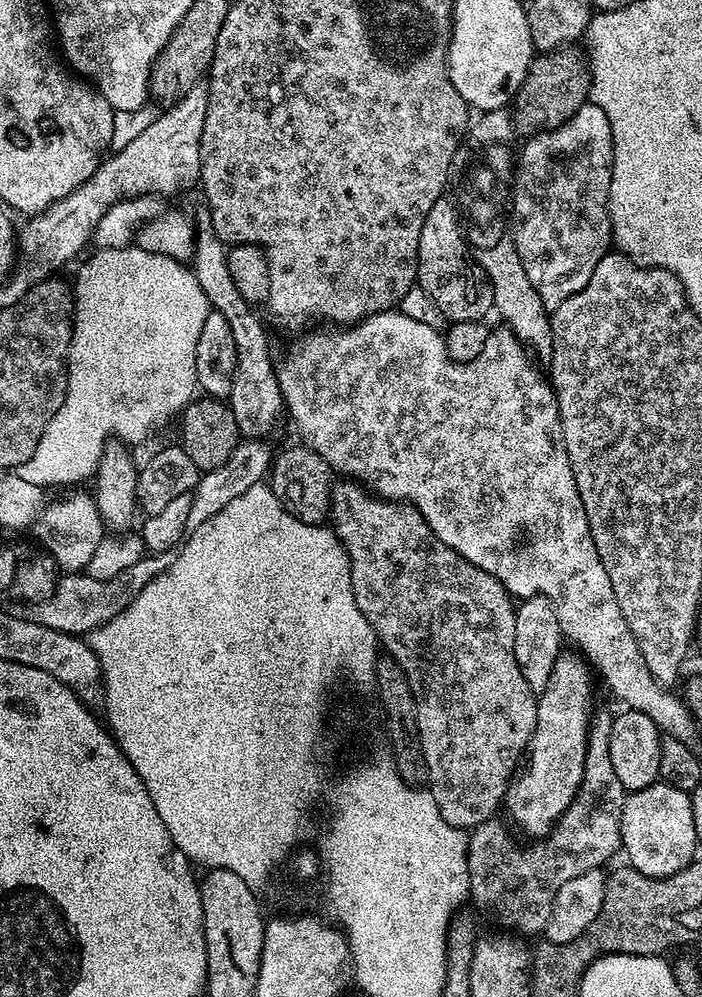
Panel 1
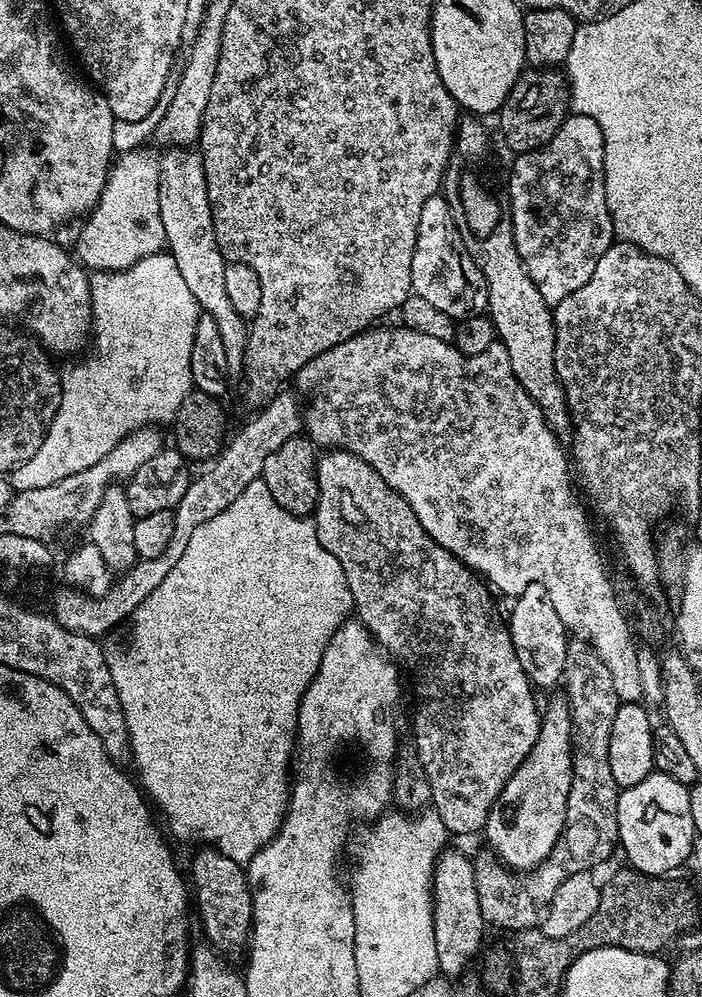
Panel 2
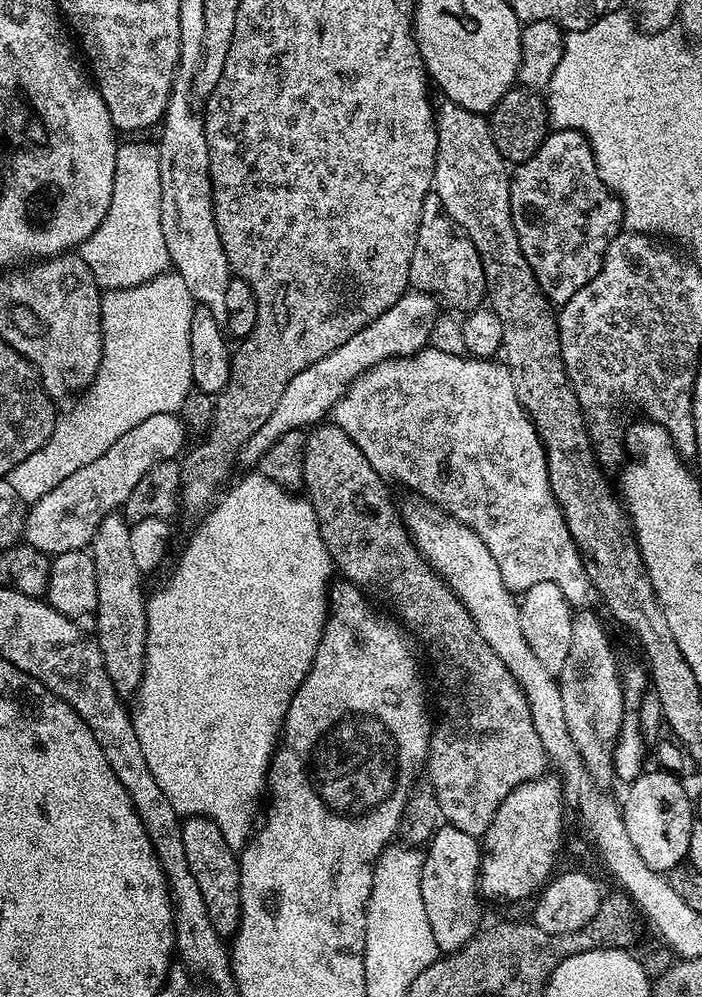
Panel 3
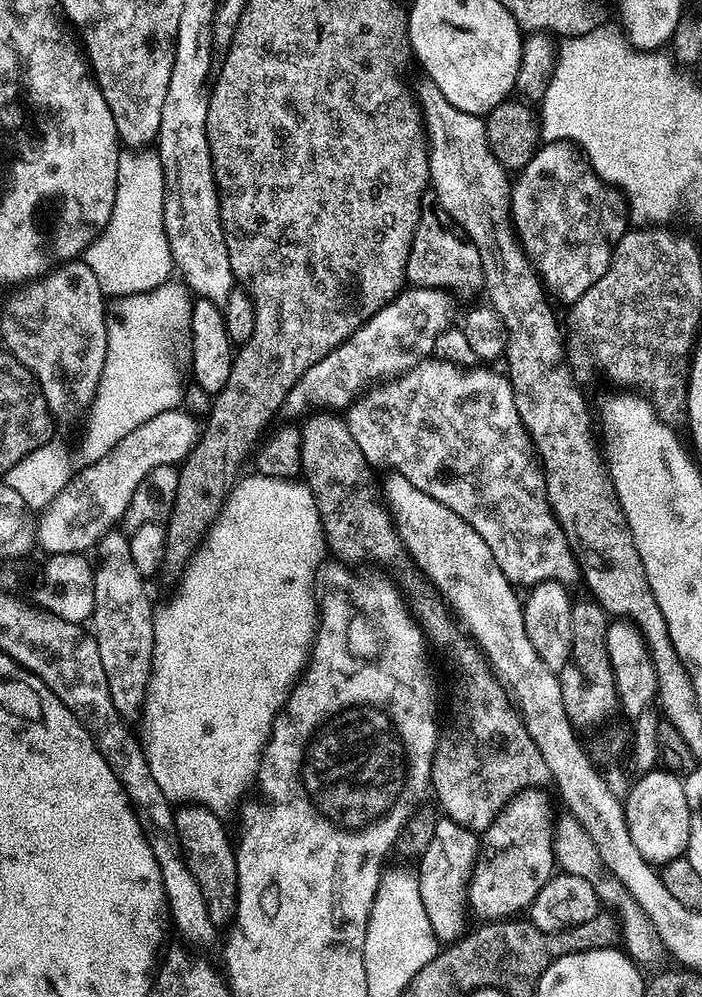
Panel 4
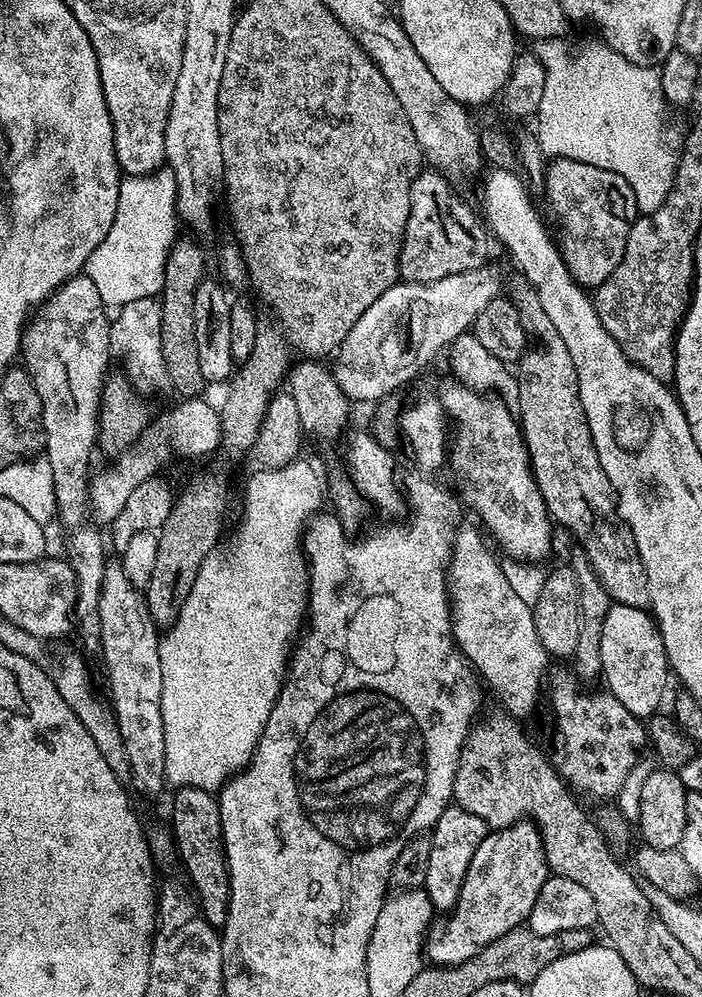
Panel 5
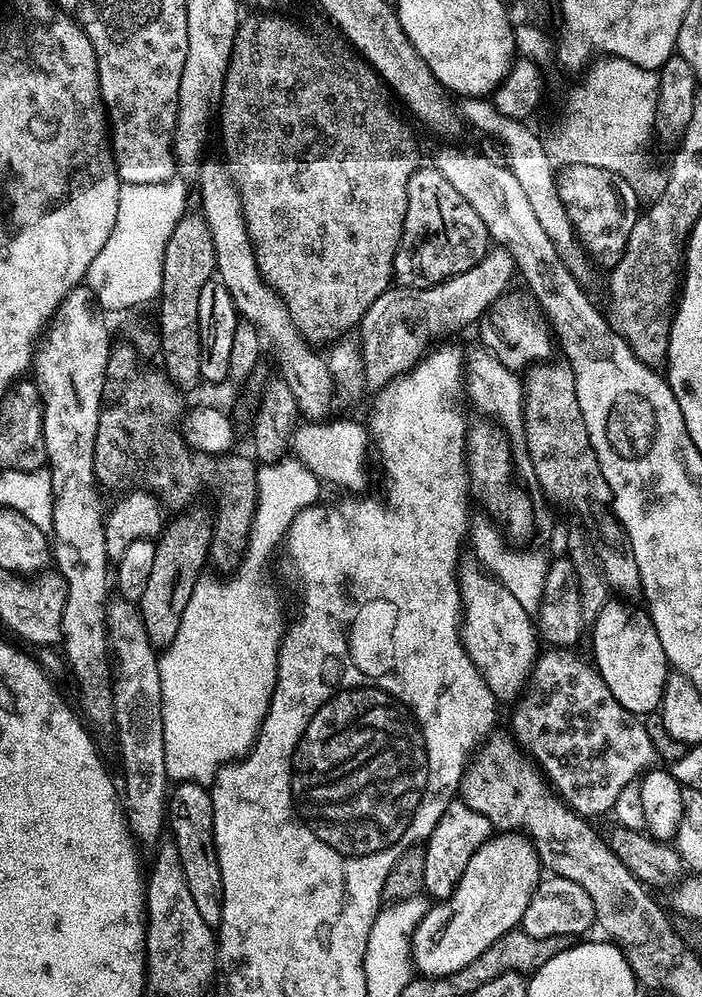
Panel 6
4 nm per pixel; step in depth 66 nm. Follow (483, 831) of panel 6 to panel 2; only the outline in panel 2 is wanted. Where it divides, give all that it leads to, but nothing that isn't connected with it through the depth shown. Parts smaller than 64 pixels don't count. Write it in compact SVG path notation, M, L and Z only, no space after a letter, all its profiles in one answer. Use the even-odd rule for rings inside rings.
M448 850L441 855L436 873L432 876L432 917L434 918L434 946L438 950L437 969L449 978L460 976L468 968L472 955L484 940L486 925L475 889L475 866L464 852Z

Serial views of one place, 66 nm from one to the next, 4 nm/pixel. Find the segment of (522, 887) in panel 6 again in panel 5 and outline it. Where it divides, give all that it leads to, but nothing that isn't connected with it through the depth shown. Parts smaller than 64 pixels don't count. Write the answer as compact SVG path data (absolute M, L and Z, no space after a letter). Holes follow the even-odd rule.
M523 819L509 828L489 831L488 837L478 846L478 850L474 850L474 858L470 858L470 866L466 870L460 896L456 900L455 908L451 909L449 916L452 917L449 918L448 925L440 932L440 941L427 945L427 959L429 956L432 959L429 961L436 966L461 964L466 958L476 954L480 948L494 942L494 938L502 938L502 934L521 927L527 921L530 910L549 875L550 869L546 862L542 838L535 824Z

